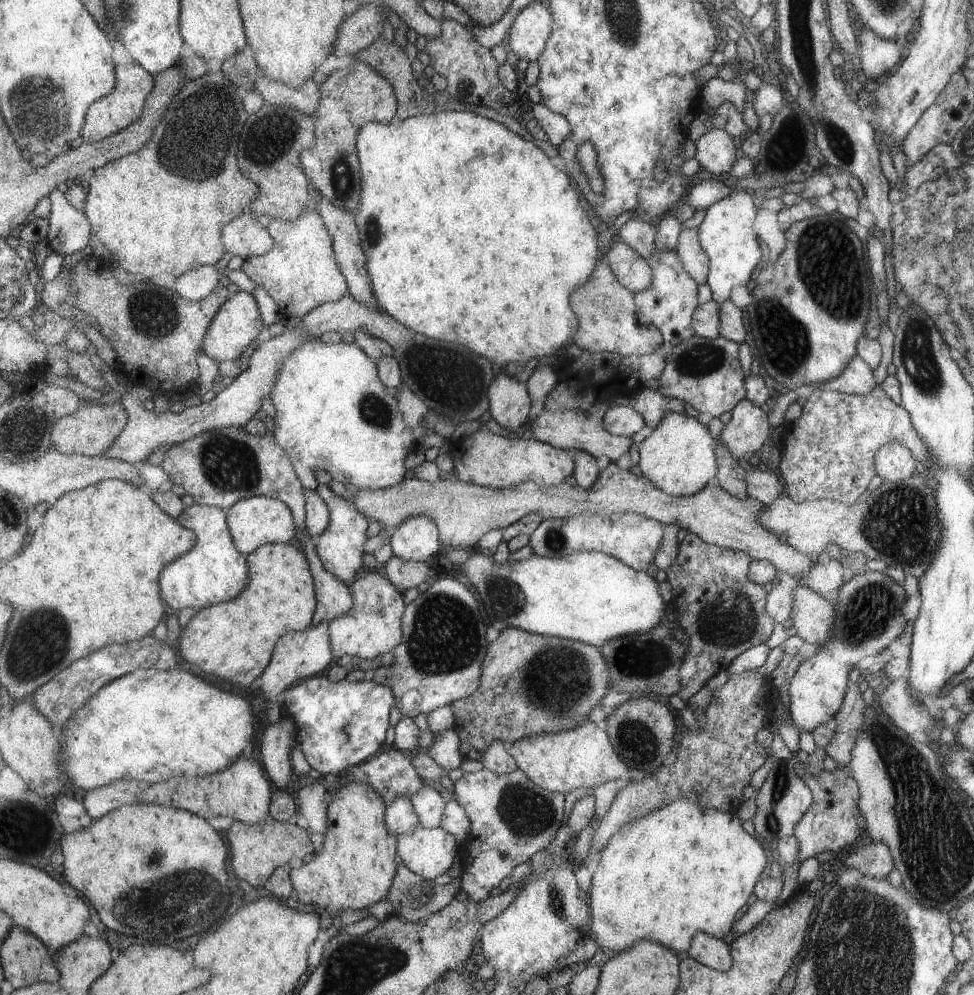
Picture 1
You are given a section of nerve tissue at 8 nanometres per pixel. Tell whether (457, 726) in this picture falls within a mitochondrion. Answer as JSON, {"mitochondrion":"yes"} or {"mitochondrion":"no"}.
{"mitochondrion":"no"}

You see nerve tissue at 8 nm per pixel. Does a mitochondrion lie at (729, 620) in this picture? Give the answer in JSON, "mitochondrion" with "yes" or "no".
{"mitochondrion":"yes"}

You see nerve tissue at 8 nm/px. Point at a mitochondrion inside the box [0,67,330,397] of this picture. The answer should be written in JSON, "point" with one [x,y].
{"point":[39,106]}

